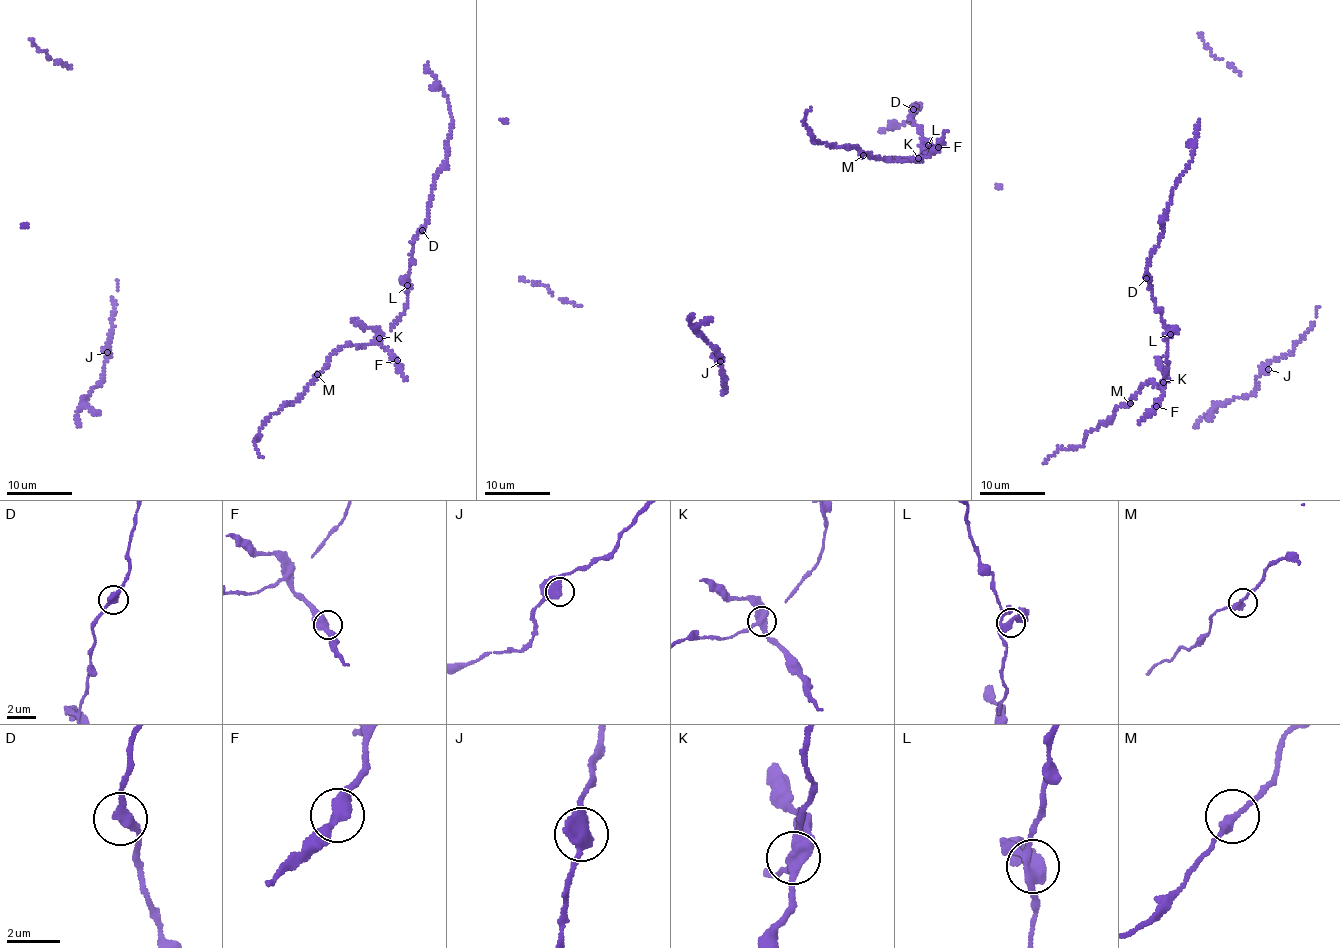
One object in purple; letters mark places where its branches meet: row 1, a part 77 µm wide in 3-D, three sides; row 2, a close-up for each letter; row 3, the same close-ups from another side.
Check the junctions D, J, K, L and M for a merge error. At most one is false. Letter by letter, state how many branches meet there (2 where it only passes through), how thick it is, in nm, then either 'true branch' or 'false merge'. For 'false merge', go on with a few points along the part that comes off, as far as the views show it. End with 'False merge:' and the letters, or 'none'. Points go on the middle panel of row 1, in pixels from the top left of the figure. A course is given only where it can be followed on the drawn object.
D: 2 | 360 nm | true branch
J: 3 | 440 nm | true branch
K: 3 | 400 nm | false merge | (917, 158), (929, 155), (947, 130)
L: 3 | 320 nm | true branch
M: 2 | 300 nm | true branch
False merge: K

